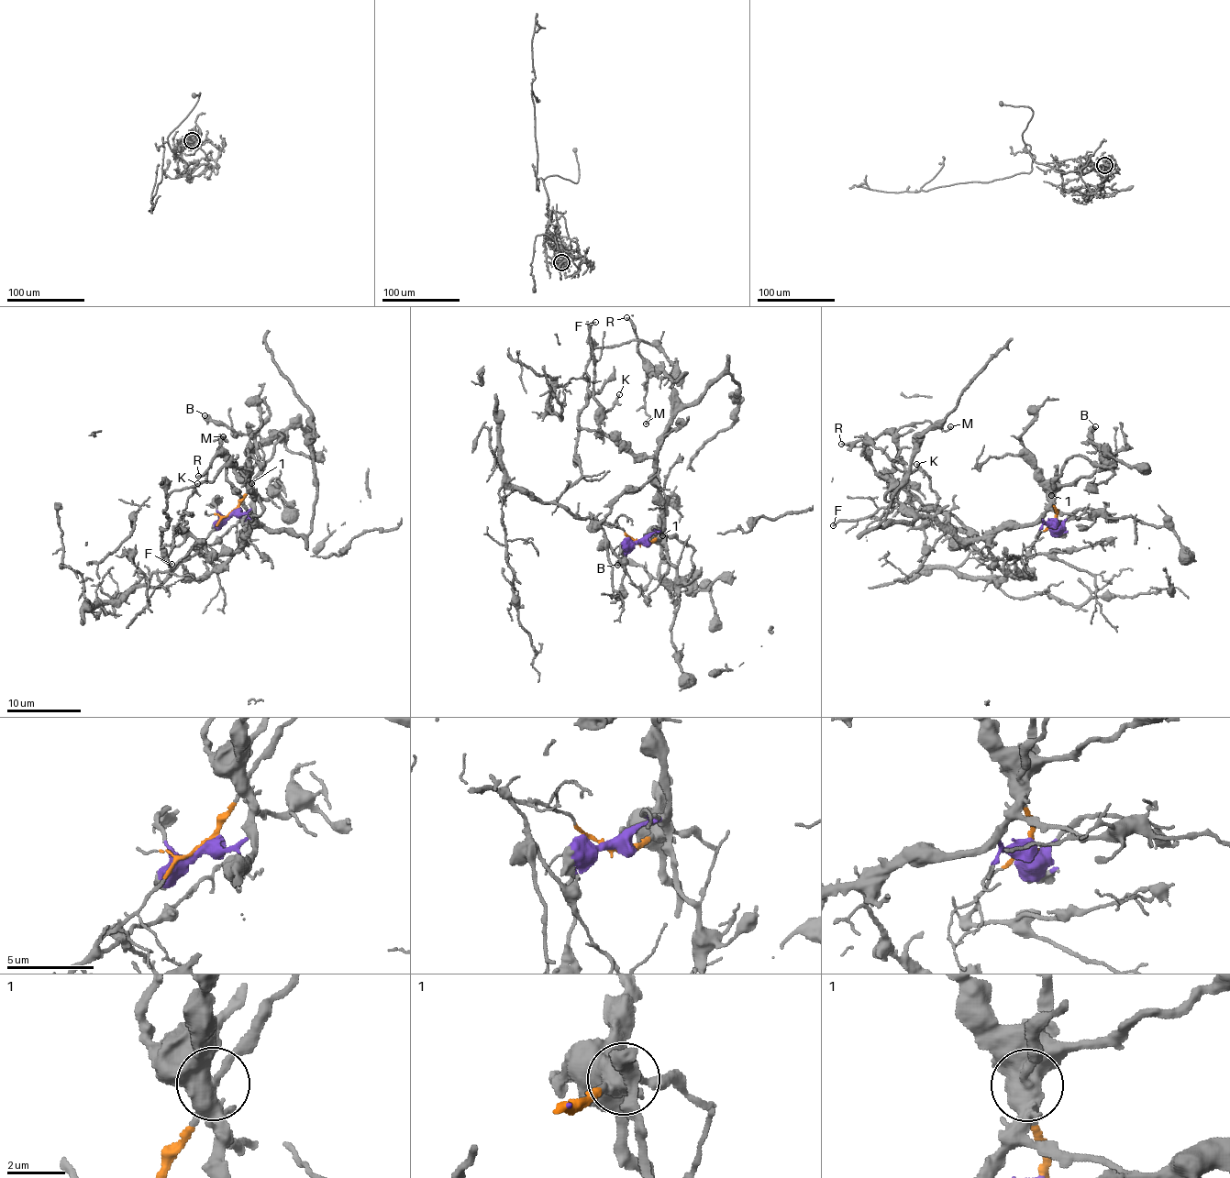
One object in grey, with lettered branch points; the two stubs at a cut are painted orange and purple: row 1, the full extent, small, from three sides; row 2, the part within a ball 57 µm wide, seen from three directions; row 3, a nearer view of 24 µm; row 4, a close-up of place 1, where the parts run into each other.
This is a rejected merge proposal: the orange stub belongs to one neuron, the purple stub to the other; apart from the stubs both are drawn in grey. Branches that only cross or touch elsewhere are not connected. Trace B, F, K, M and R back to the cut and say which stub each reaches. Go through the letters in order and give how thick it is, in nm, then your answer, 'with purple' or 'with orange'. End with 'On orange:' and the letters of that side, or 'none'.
B: 360 nm thick; with purple
F: 190 nm thick; with purple
K: 160 nm thick; with purple
M: 130 nm thick; with purple
R: 200 nm thick; with purple
On orange: none

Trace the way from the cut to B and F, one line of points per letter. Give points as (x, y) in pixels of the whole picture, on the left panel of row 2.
B: (233, 512), (243, 514), (250, 507), (250, 470), (258, 457), (255, 443), (251, 436), (209, 421), (204, 414)
F: (233, 512), (254, 513), (238, 551), (213, 555), (182, 530), (174, 529), (166, 558), (171, 565)

